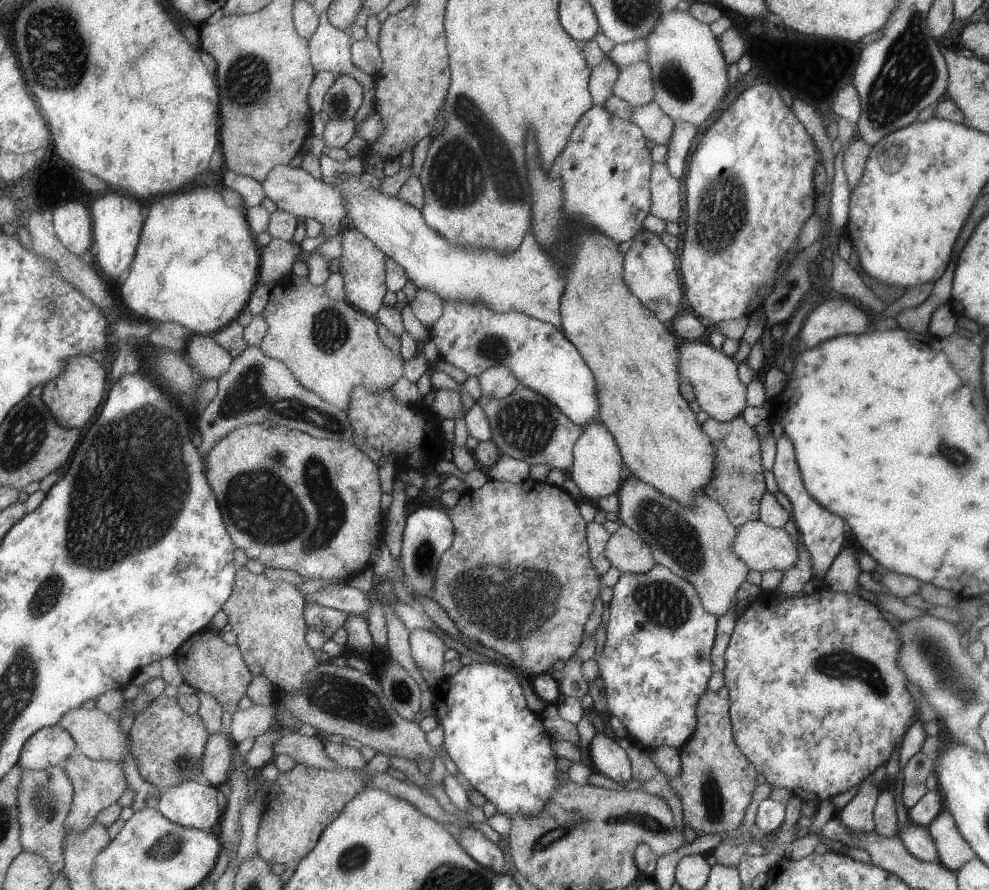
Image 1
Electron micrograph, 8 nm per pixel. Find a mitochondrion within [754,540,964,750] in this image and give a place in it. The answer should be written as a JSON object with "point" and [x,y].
{"point":[842,665]}

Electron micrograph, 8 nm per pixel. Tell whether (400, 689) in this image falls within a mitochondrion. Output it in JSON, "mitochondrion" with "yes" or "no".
{"mitochondrion":"yes"}

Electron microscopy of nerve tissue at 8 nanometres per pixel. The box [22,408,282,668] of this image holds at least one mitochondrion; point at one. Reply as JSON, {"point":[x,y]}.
{"point":[46,597]}

